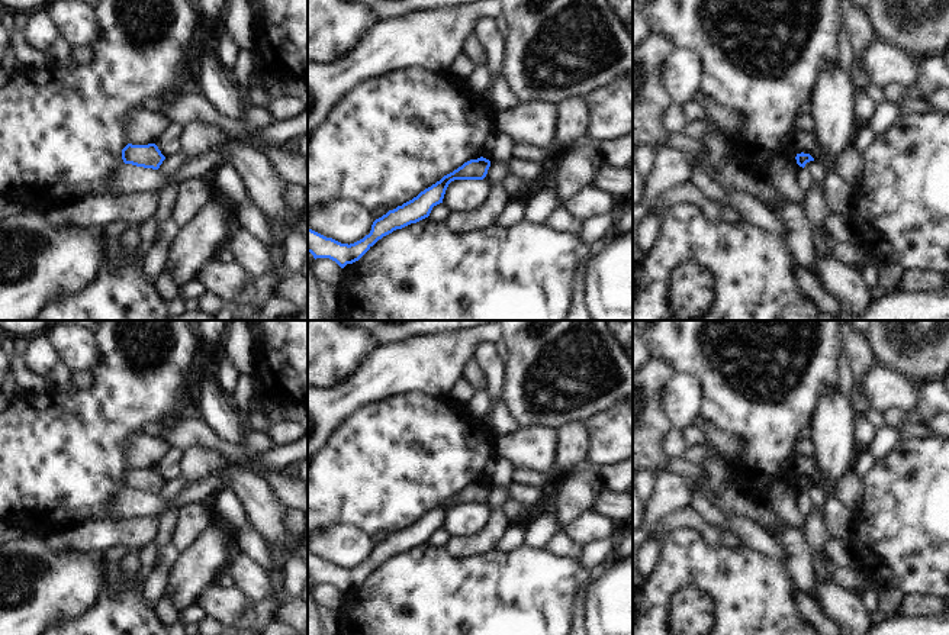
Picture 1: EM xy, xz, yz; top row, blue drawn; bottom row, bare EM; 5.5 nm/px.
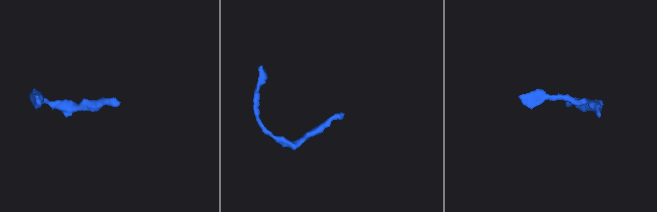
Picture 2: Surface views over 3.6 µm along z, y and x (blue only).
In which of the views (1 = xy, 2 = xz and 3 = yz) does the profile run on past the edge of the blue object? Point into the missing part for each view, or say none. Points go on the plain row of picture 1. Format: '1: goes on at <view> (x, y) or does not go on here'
1: does not go on here
2: does not go on here
3: does not go on here

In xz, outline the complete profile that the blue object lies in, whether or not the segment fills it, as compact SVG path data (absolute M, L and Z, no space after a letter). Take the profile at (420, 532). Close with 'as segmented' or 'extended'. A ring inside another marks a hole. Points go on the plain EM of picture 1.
M483 481L464 487L412 525L376 544L370 558L354 568L341 568L308 552L308 577L315 584L329 583L344 593L347 589L358 586L383 561L428 542L432 532L443 528L445 515L451 506L483 505L489 491L490 486Z; as segmented

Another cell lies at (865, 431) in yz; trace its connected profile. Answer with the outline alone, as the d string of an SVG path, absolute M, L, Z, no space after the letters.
M855 416L855 439L858 442L858 452L869 451L876 429L878 428L875 428L866 416Z

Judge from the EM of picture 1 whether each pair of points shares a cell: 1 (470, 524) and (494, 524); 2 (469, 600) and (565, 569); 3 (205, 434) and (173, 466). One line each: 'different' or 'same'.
1: different
2: same
3: different

